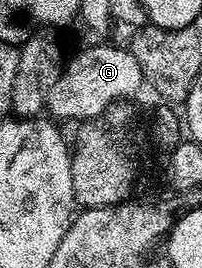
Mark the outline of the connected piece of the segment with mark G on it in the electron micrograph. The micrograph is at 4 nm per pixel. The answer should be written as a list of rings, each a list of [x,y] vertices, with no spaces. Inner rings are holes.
[[[89,46],[79,51],[64,67],[63,80],[53,84],[47,93],[44,109],[54,119],[70,118],[73,124],[80,124],[97,118],[116,102],[132,99],[132,94],[139,93],[143,87],[145,74],[132,50],[121,46]]]

